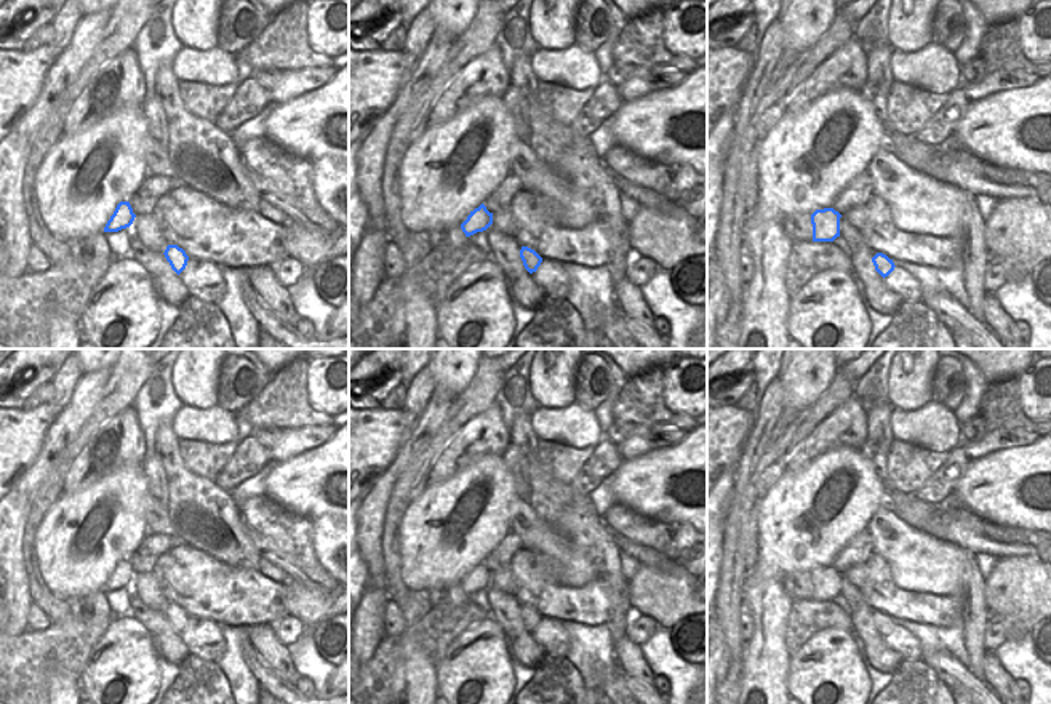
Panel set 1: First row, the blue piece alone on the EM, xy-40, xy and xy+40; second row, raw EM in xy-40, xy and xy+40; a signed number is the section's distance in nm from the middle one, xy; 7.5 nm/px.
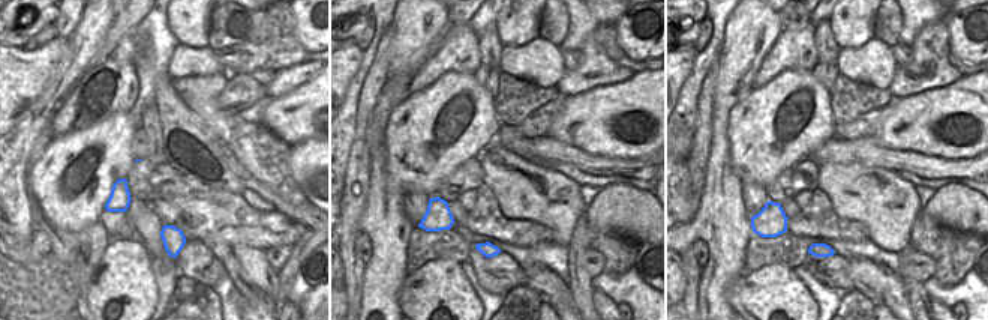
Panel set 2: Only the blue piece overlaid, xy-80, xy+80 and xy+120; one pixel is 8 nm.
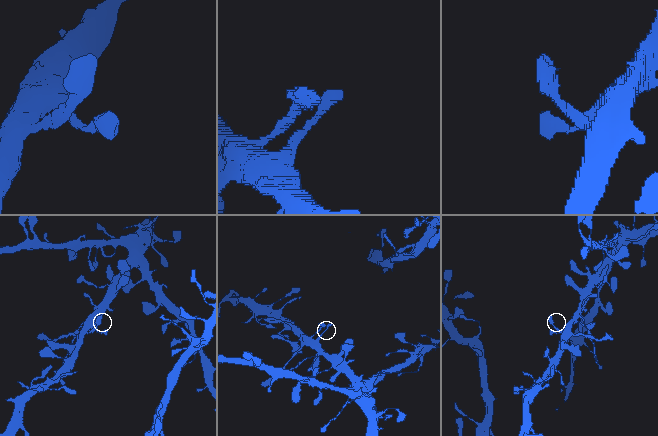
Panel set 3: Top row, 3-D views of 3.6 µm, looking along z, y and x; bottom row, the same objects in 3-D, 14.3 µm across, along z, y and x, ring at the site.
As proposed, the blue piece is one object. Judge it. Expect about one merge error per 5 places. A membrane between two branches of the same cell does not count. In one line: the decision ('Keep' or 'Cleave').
Keep.

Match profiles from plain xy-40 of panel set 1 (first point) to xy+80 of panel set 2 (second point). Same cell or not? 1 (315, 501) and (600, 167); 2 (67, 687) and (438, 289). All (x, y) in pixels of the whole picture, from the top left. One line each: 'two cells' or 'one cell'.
1: two cells
2: two cells

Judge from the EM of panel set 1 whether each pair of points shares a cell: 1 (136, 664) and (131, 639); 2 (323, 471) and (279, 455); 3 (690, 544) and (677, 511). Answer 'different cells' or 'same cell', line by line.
1: same cell
2: different cells
3: different cells

